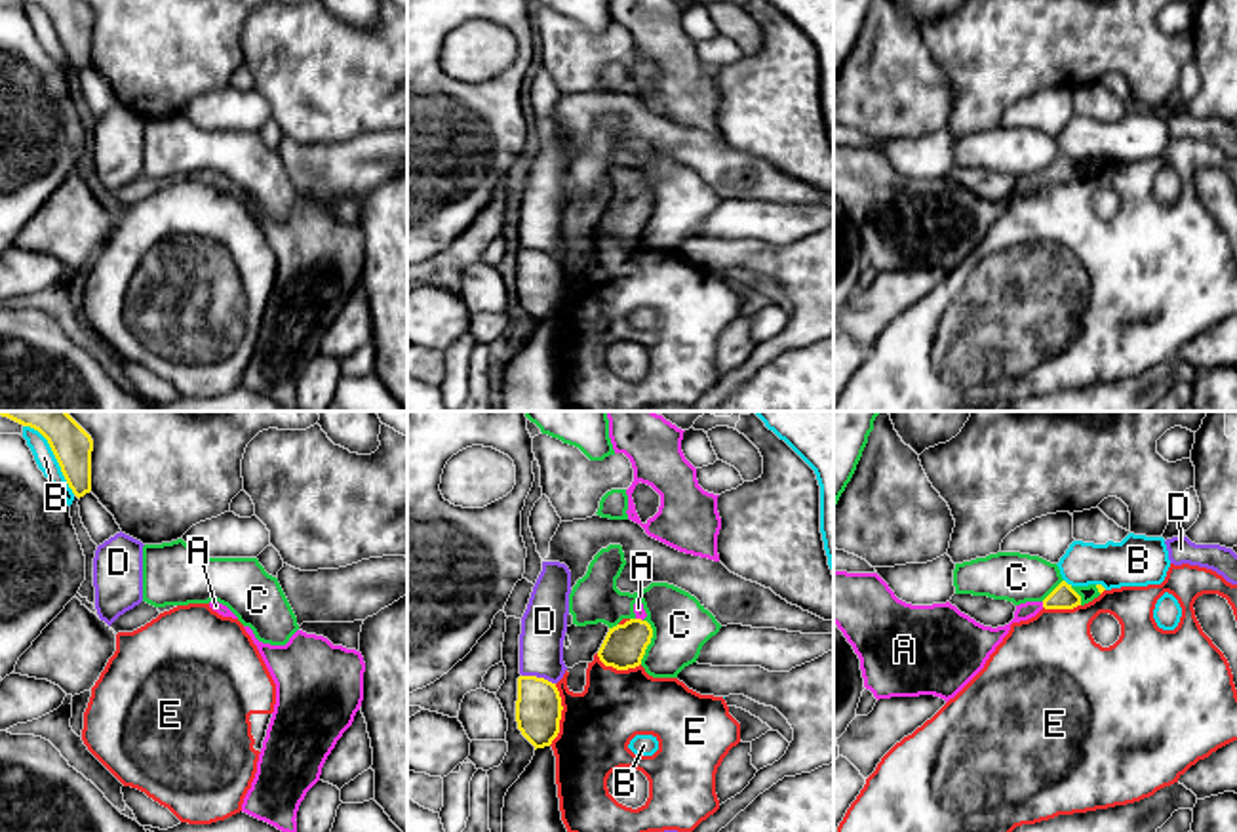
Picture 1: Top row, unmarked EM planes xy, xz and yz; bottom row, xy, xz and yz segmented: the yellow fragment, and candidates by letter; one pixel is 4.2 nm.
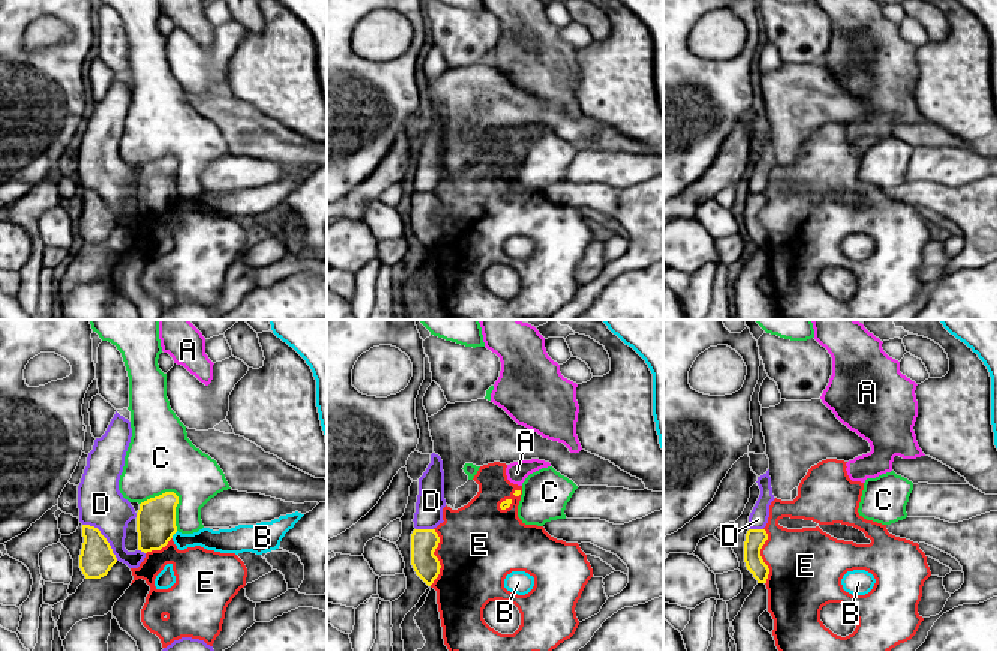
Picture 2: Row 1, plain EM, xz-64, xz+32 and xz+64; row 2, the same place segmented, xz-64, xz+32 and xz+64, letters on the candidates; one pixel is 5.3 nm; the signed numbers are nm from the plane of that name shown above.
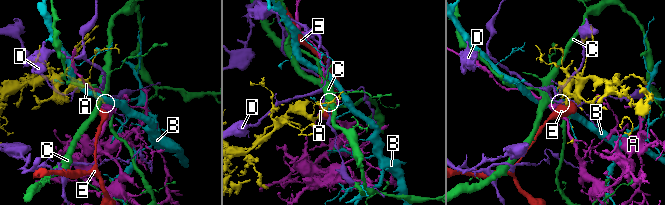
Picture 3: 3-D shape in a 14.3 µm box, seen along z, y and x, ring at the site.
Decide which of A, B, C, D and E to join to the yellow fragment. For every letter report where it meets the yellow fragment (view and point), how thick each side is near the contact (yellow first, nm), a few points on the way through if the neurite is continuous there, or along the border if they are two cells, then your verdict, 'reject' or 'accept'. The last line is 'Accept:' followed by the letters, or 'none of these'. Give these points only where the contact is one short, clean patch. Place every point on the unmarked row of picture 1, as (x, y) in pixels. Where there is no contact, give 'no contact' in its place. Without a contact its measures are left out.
A: yz (1043, 178) | 100/80 nm | across yz (1062, 170), (1043, 178), (1026, 183), (994, 210) | accept
B: xy (56, 31) | 170/90 nm | reject
C: xz (649, 216) | 180/240 nm | along xz (646, 193), (651, 202), (651, 216), (640, 237) | reject
D: xz (539, 252) | 190/190 nm | reject
E: xz (560, 288) | 190/320 nm | reject
Accept: A

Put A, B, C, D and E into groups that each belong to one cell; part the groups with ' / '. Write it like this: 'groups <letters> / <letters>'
groups A / B / C / D / E

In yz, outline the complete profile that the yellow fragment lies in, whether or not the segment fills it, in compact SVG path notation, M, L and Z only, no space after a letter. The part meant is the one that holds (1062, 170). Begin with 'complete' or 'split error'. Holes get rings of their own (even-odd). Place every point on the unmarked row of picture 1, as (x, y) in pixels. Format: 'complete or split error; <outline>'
split error; M834 145L834 196L843 206L860 232L864 261L879 272L934 268L946 276L953 272L986 238L995 221L1009 208L1012 196L1028 194L1045 183L1073 183L1081 169L1062 154L1043 175L1016 179L1014 192L1005 200L984 200L961 187L950 175L933 179L912 179L894 169L877 147Z

